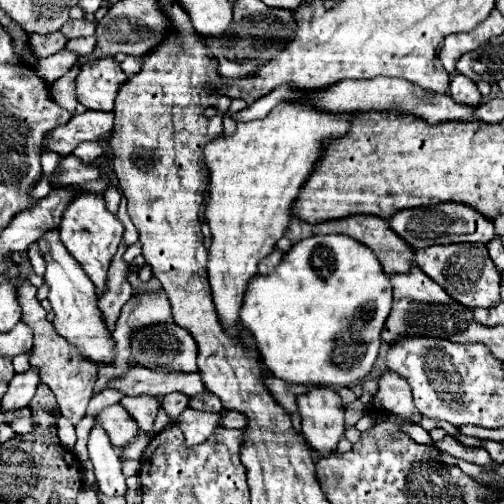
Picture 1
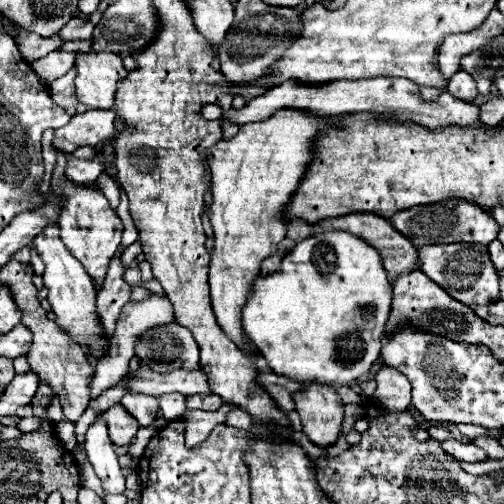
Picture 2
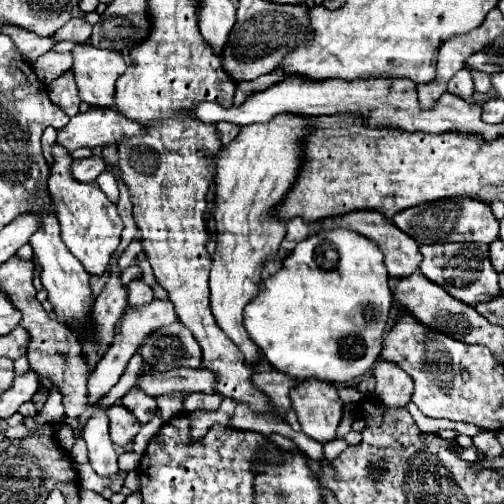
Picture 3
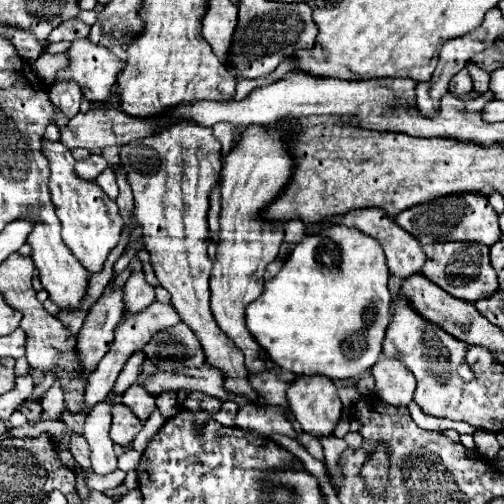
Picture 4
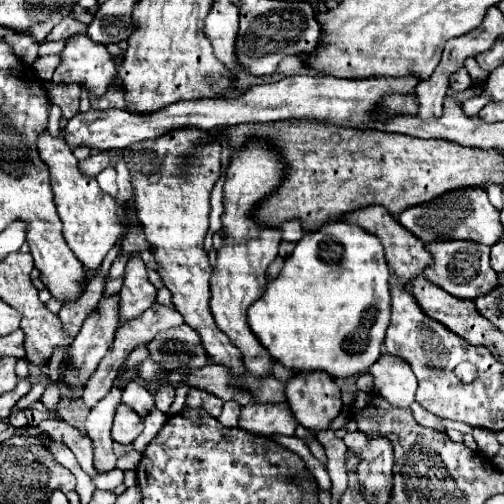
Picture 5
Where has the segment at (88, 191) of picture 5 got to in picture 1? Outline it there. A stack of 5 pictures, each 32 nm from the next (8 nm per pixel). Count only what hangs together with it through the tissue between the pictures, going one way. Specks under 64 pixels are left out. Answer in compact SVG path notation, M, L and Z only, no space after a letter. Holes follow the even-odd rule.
M76 192L74 198L68 202L62 222L60 222L60 240L64 242L66 250L82 264L84 272L90 276L90 280L96 286L96 294L100 296L104 292L104 282L106 282L106 272L112 262L112 256L118 250L118 244L124 234L122 222L106 208L104 196L96 196L94 192Z

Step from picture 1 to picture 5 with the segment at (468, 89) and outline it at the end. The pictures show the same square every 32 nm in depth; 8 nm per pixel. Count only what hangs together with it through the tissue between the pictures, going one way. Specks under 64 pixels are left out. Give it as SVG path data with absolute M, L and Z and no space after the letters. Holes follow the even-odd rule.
M460 68L450 76L450 88L452 90L466 90L466 88L470 88L470 84L472 84L472 78L466 72L466 68Z

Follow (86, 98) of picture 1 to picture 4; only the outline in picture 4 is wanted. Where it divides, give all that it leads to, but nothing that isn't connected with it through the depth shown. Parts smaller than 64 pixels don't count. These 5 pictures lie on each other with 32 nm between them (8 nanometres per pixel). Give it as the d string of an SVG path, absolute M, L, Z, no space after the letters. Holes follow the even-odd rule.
M88 38L74 40L72 46L64 54L68 56L68 66L64 66L56 74L56 80L74 80L82 88L82 92L88 100L96 100L96 102L108 100L112 86L116 84L116 76L124 68L124 60L120 60L108 48L100 48L98 44L92 44Z

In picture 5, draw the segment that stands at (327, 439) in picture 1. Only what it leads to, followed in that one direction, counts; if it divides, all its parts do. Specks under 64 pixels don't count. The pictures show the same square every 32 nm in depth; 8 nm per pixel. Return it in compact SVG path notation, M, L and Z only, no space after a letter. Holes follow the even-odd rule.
M316 370L316 372L294 372L292 378L286 380L286 400L298 418L298 422L312 432L326 430L328 424L338 416L342 410L342 394L334 378L326 376L326 372Z

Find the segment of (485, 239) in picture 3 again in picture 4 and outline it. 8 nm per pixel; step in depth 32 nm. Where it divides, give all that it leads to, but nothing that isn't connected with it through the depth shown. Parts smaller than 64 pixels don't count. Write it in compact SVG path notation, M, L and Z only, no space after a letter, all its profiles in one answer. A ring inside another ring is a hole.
M462 192L462 194L448 194L428 204L412 206L396 216L396 222L410 232L420 244L432 242L480 242L492 246L496 240L502 238L502 230L498 224L498 214L490 206L488 198L478 192Z

